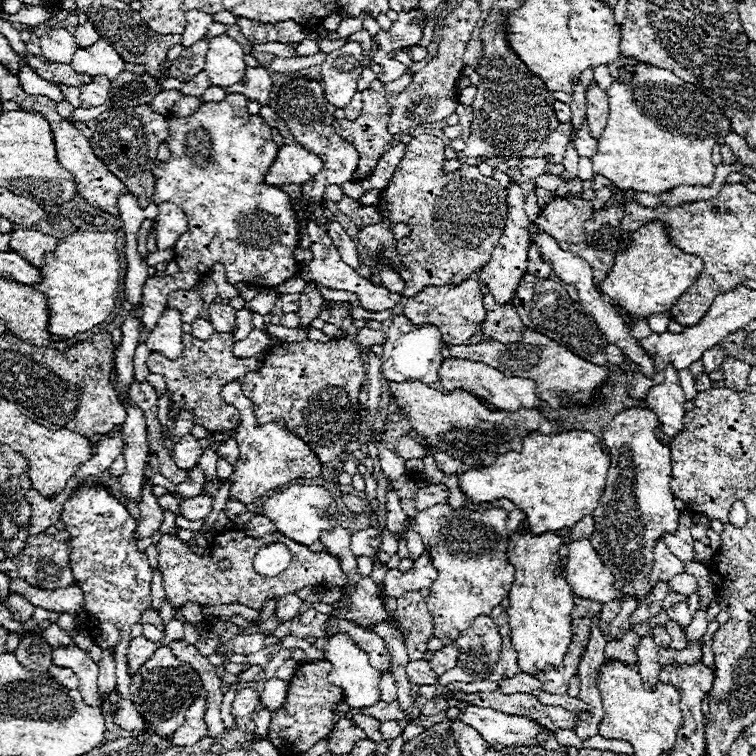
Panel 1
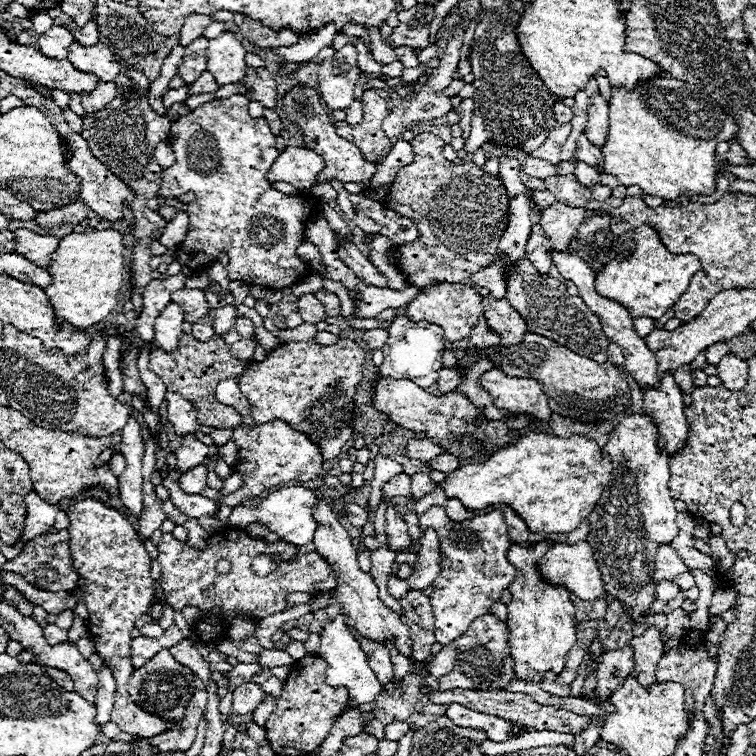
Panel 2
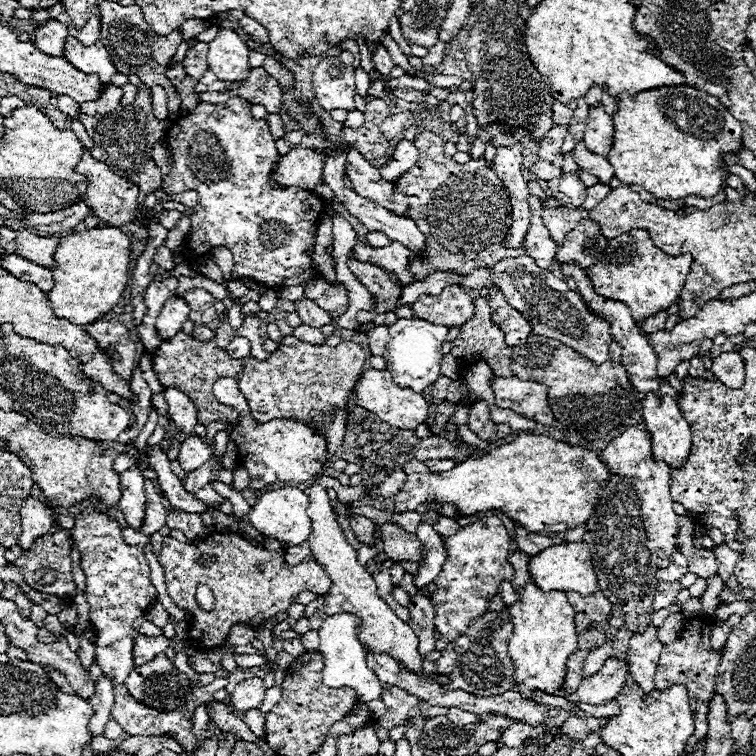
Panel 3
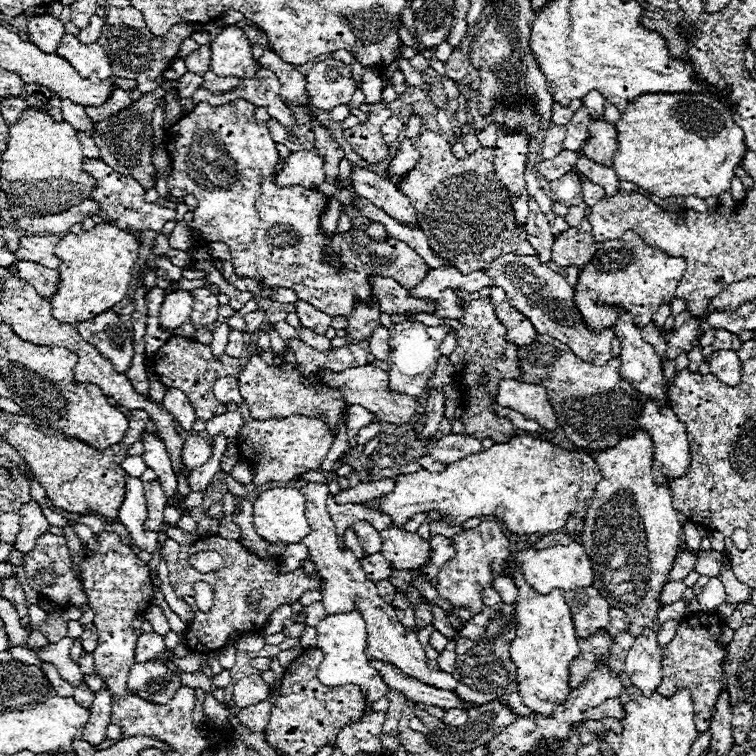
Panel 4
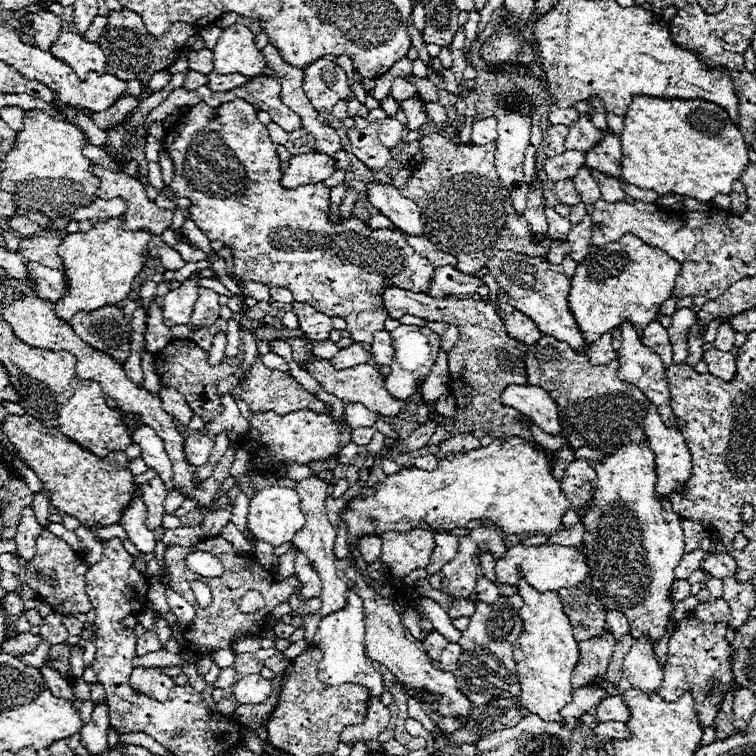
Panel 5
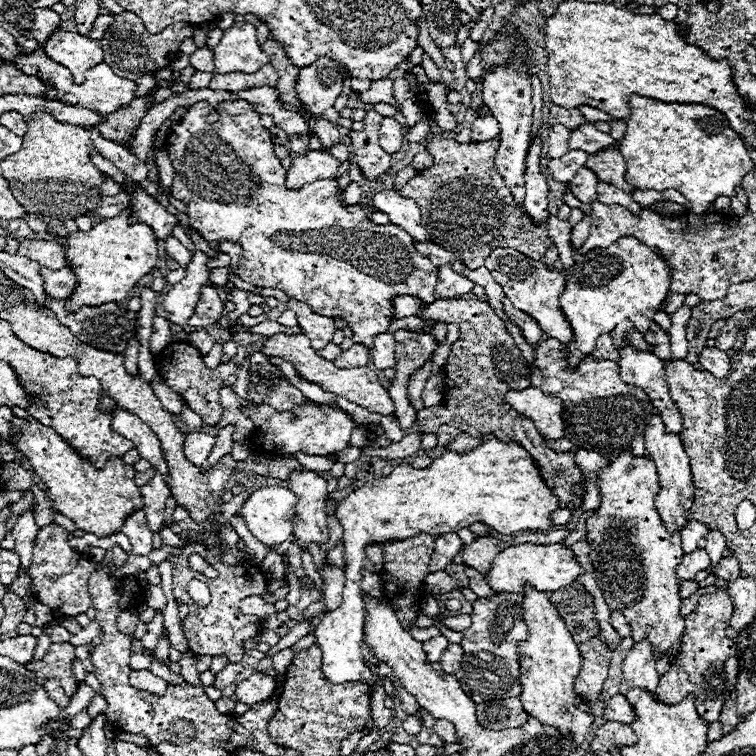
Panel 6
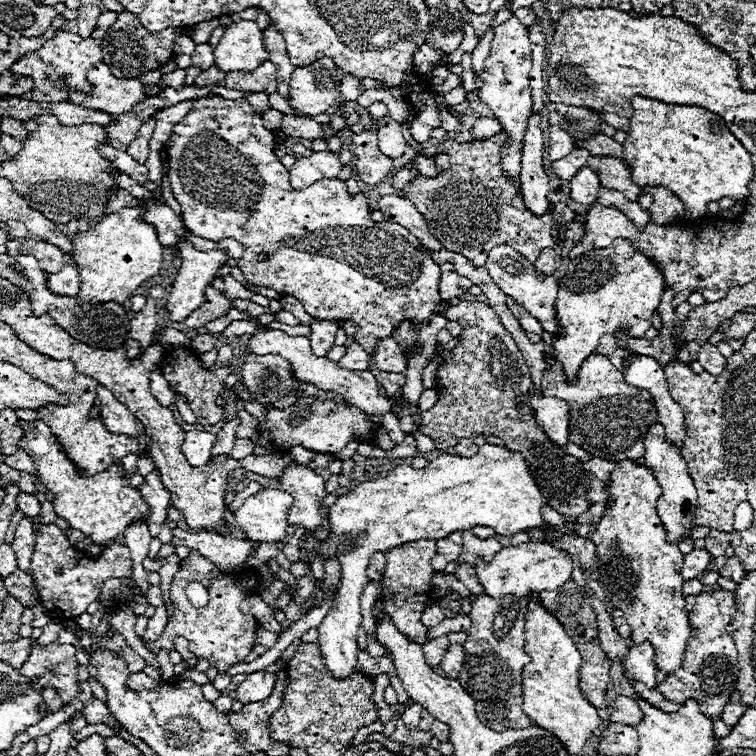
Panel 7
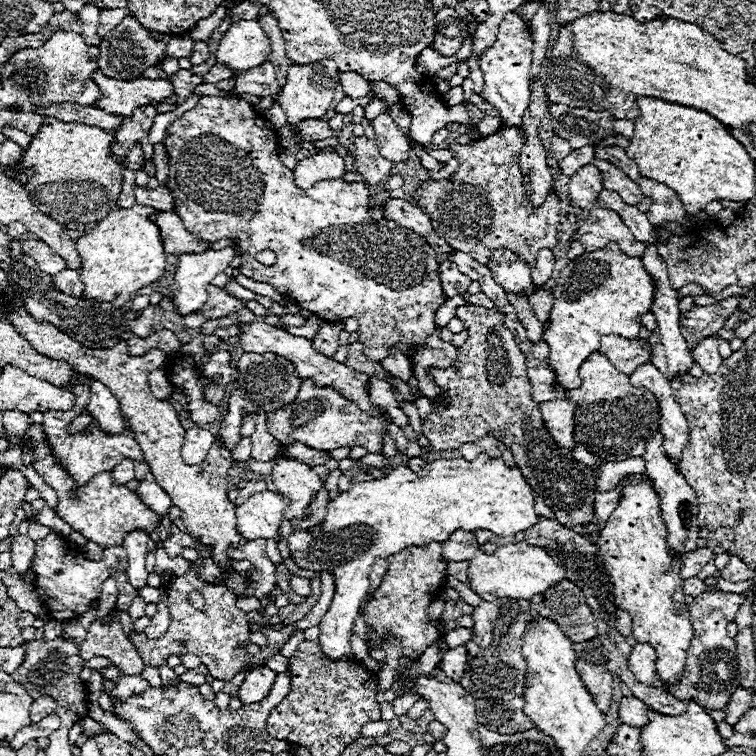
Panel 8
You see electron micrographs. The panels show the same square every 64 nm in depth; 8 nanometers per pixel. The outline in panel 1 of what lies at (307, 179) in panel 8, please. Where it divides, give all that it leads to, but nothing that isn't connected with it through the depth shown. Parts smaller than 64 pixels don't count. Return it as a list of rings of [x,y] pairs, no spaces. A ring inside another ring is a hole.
[[[282,146],[274,164],[266,174],[266,184],[296,184],[302,186],[324,168],[324,162],[302,146]]]

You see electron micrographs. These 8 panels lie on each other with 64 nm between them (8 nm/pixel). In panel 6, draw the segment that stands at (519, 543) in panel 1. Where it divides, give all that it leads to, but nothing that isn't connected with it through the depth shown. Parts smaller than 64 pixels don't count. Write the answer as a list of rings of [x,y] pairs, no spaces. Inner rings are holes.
[[[526,586],[524,590],[524,622],[528,628],[528,640],[518,646],[520,650],[520,684],[522,684],[522,708],[526,714],[536,718],[542,724],[556,726],[560,734],[572,738],[576,746],[580,746],[592,730],[594,716],[588,704],[576,702],[574,692],[574,678],[580,672],[582,656],[578,644],[574,642],[572,634],[566,630],[564,620],[550,604],[548,596]],[[566,708],[566,712],[562,712]]]

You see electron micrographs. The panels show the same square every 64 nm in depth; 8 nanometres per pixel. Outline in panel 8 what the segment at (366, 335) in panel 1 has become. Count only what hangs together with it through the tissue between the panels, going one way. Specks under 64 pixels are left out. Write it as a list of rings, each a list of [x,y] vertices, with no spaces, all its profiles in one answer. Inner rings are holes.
[[[396,348],[390,350],[390,356],[388,356],[388,358],[380,360],[380,366],[382,366],[386,372],[390,372],[392,376],[396,376],[396,378],[400,378],[402,382],[406,382],[406,384],[408,384],[408,380],[412,378],[410,360],[408,360],[400,350],[396,350]]]

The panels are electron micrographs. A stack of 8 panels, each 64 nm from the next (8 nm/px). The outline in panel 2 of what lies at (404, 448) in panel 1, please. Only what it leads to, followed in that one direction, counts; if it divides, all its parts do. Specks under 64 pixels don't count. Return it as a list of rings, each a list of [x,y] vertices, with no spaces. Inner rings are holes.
[[[422,438],[422,440],[410,440],[406,446],[406,454],[414,460],[420,462],[430,462],[432,458],[444,454],[446,450],[442,450],[442,446],[436,446],[430,438]]]

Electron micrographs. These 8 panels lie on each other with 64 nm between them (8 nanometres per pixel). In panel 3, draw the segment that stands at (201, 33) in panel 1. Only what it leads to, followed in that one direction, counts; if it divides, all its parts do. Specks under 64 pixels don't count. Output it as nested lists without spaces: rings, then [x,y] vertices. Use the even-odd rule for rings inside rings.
[[[186,20],[180,26],[182,39],[184,41],[195,39],[199,33],[206,30],[206,26],[208,26],[208,20]]]

